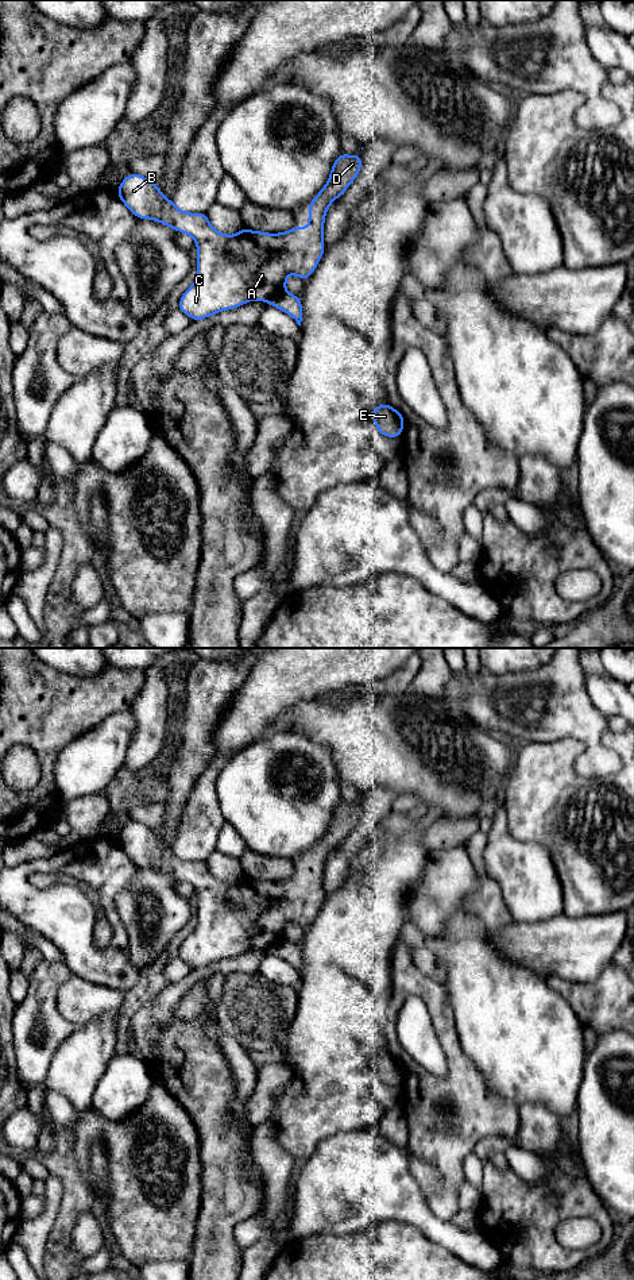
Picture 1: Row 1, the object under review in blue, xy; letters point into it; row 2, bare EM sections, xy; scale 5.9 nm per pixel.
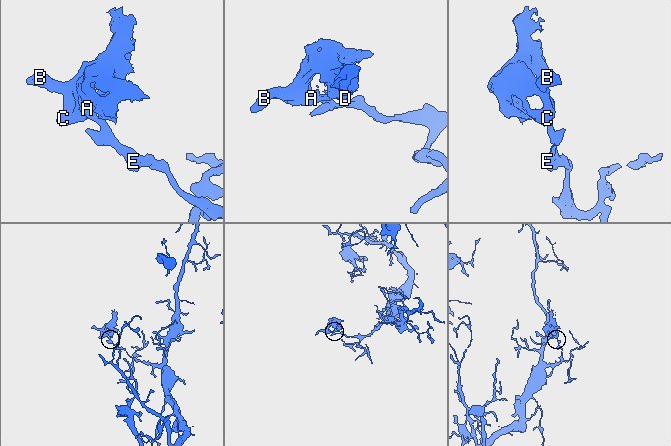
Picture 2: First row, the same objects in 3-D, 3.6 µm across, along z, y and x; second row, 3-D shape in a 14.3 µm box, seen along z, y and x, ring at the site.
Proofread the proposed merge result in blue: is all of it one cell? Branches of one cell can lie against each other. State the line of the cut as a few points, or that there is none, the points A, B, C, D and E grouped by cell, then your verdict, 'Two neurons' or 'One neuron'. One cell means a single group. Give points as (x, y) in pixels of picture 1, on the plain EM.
Split along xy (285, 939), (274, 943), (267, 949). Groups: A B C D / E. Two neurons

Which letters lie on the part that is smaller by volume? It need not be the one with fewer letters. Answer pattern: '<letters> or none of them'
A, B, C, D

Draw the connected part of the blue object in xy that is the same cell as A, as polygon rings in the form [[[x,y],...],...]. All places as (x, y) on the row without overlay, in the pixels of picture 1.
[[[362,802],[337,803],[326,833],[309,852],[309,875],[294,874],[281,882],[246,875],[237,883],[217,880],[206,861],[181,859],[155,830],[138,821],[127,824],[116,840],[138,867],[156,868],[194,887],[198,922],[182,942],[178,957],[197,969],[251,948],[268,949],[285,940],[287,922],[308,928],[325,899],[326,857],[360,817]]]

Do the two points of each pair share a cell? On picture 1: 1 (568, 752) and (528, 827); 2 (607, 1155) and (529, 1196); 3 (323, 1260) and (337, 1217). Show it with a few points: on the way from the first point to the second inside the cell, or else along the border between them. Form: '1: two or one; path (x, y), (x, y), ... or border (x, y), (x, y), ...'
1: one; path (549, 771), (542, 778), (541, 808)
2: two; border (587, 1182), (606, 1207)
3: two; border (363, 1229), (348, 1234), (310, 1234), (301, 1238)

